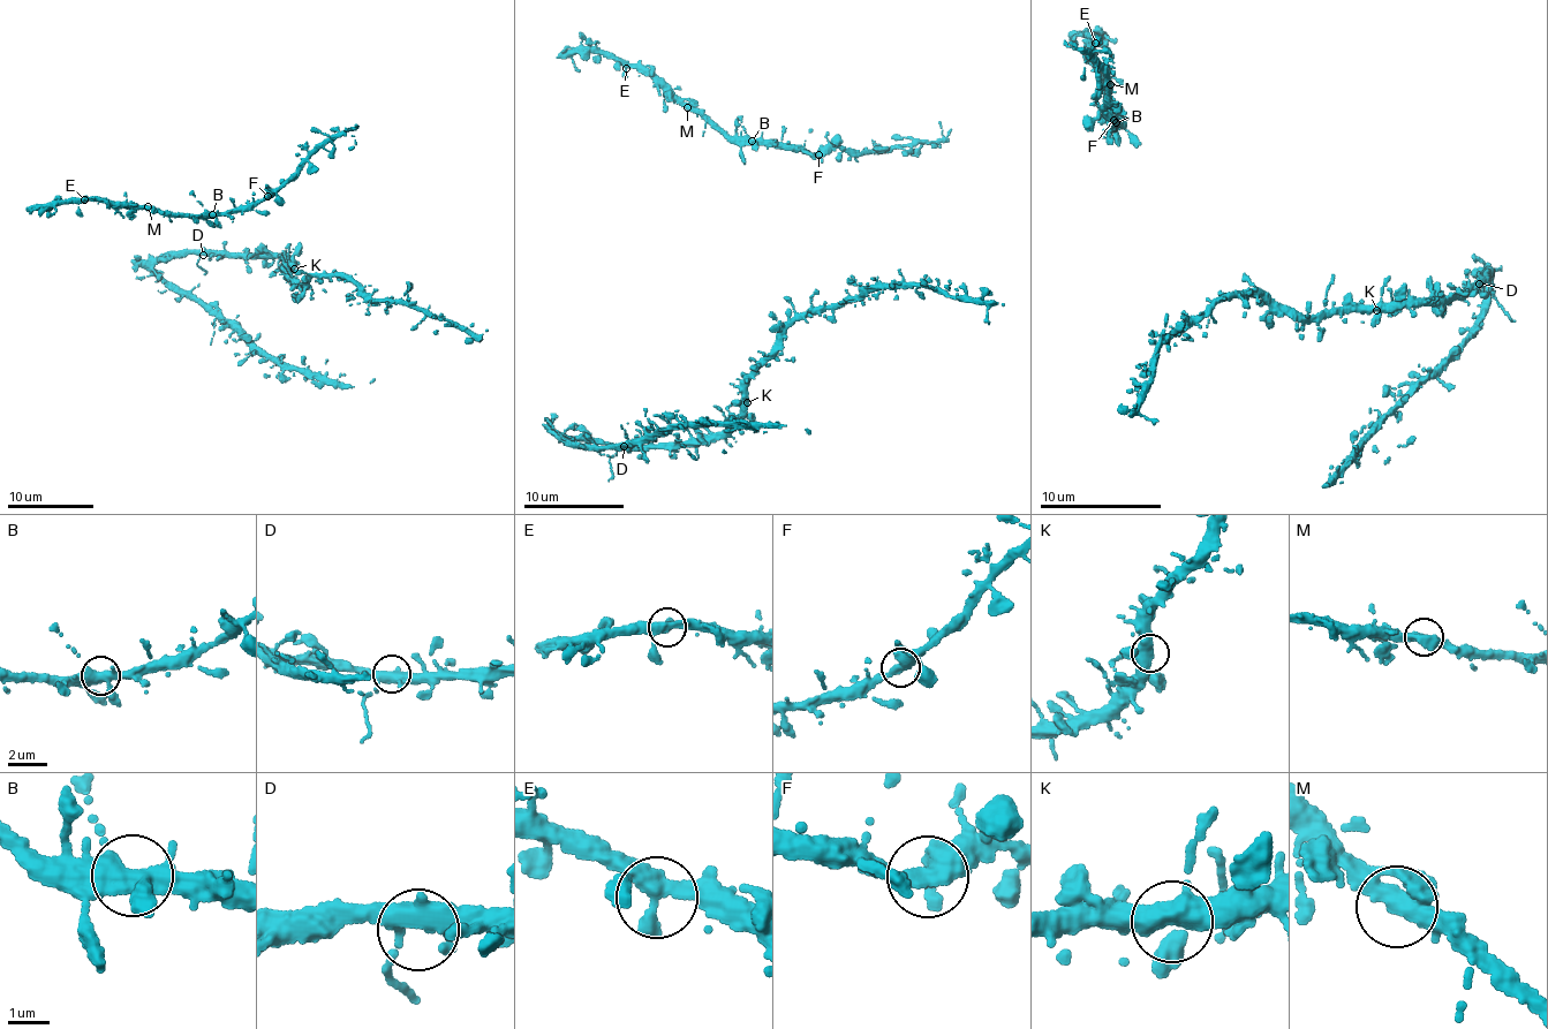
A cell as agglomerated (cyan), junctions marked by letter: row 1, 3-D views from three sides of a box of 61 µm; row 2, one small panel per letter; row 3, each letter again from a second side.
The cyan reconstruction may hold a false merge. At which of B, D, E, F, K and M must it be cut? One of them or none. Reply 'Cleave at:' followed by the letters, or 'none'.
Cleave at: none

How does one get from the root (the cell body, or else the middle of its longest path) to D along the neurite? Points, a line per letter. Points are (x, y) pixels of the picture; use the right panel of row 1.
D: (1379, 304), (1404, 304), (1435, 295), (1457, 297), (1479, 284)

